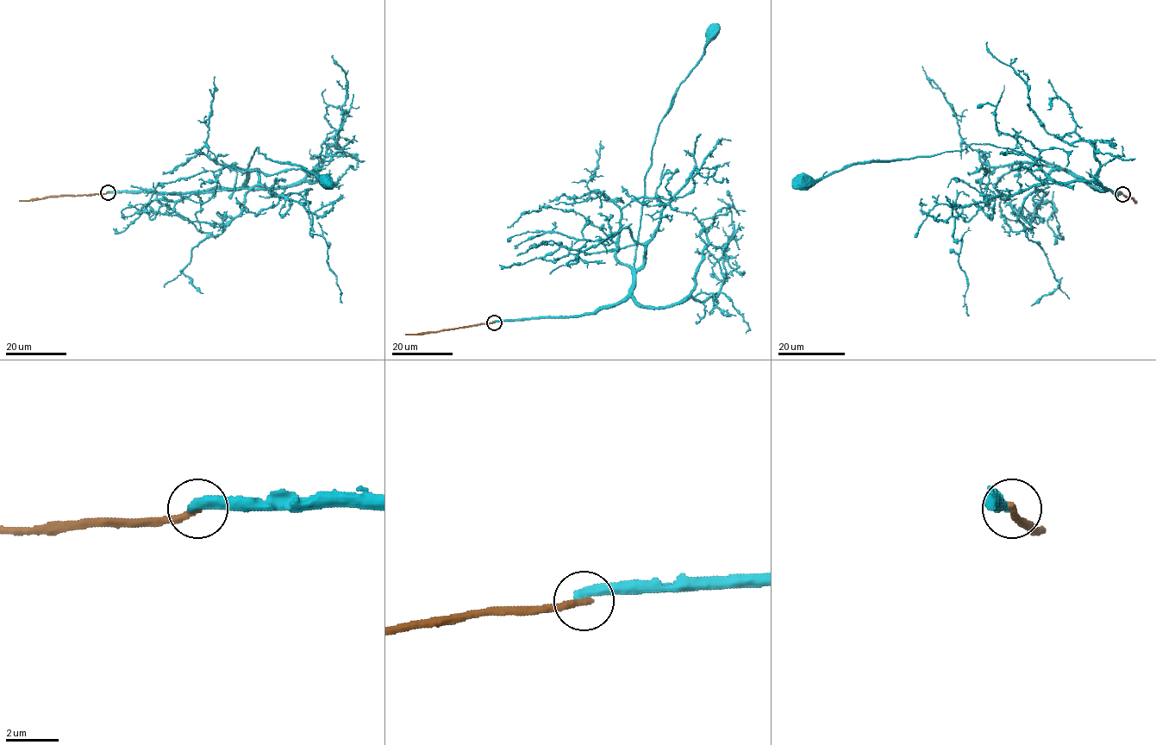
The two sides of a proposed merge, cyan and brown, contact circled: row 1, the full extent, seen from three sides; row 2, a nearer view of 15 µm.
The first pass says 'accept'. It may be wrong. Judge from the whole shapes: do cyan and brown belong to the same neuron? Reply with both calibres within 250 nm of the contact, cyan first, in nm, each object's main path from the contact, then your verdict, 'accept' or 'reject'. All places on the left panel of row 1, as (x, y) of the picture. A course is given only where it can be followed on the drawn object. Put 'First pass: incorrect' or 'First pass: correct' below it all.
420 nm thick on the cyan side, 280 nm on the other; cyan runs (108, 192), (238, 189), (246, 181), (248, 165), (258, 147), (258, 152), (266, 158), (301, 165), (324, 180); brown runs (108, 192), (19, 201); reject
First pass: incorrect

